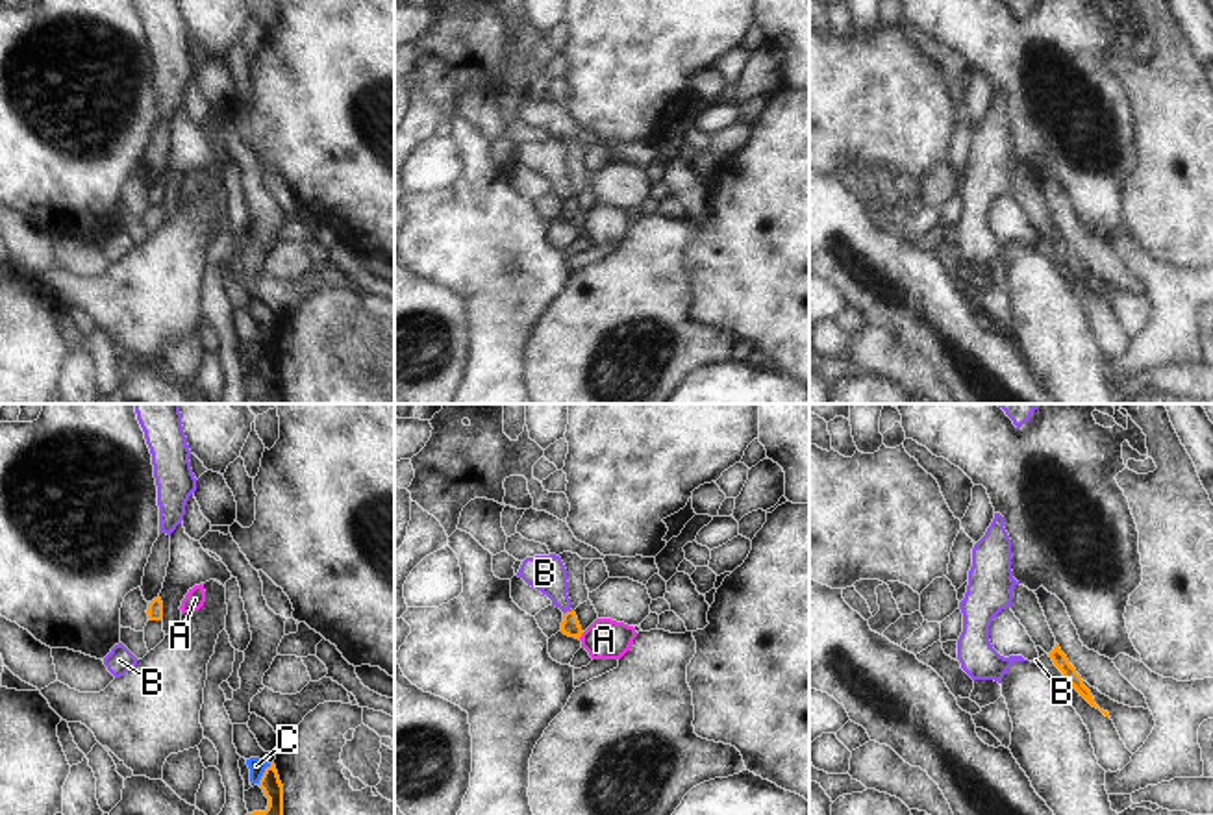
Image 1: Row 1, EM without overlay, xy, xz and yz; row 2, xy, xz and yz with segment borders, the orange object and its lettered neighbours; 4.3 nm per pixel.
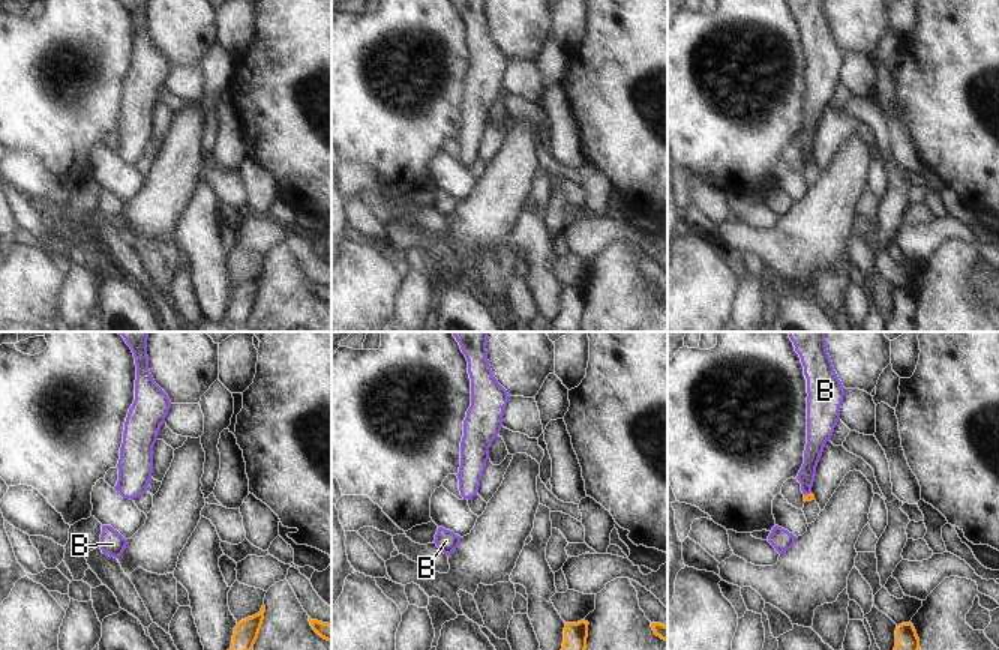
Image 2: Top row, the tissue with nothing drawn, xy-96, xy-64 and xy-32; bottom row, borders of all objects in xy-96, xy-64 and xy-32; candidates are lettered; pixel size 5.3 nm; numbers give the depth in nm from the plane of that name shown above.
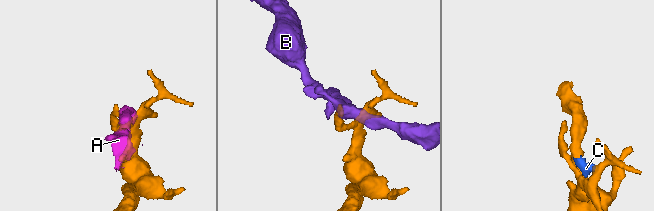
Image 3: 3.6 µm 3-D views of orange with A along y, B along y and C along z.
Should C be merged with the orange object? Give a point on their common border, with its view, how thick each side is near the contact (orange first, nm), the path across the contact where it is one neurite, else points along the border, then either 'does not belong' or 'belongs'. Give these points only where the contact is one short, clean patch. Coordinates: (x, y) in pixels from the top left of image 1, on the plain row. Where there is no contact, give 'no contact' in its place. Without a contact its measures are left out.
xy (263, 360) | 100/70 nm | along xy (271, 349), (258, 369) | does not belong

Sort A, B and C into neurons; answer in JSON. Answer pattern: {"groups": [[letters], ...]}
{"groups": [["A", "C"], ["B"]]}

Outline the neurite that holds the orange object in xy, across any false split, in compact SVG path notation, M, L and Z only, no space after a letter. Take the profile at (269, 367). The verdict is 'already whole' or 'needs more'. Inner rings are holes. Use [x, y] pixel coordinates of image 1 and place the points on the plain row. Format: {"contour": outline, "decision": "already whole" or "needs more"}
{"contour": "M274 348L265 354L257 370L269 383L269 391L265 396L246 398L244 404L283 404L283 370Z", "decision": "already whole"}

